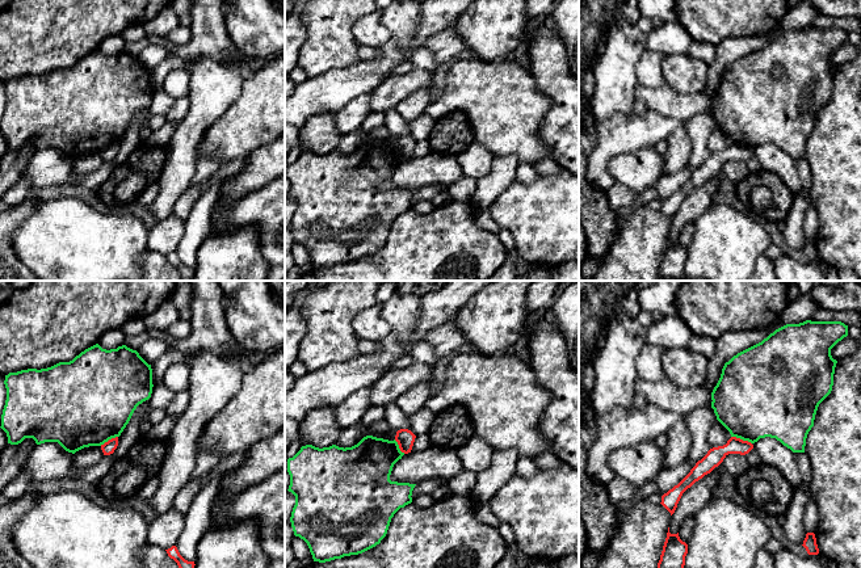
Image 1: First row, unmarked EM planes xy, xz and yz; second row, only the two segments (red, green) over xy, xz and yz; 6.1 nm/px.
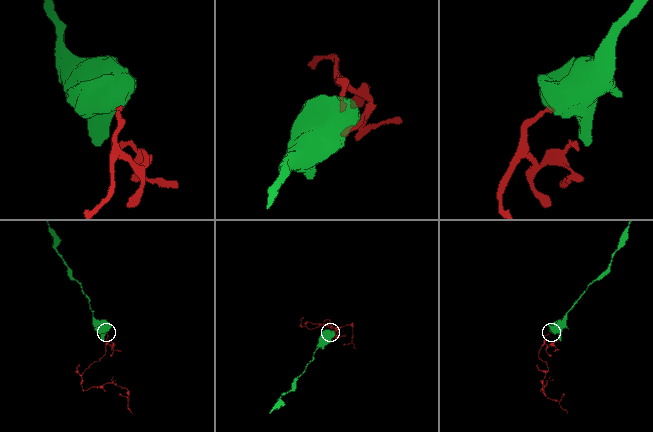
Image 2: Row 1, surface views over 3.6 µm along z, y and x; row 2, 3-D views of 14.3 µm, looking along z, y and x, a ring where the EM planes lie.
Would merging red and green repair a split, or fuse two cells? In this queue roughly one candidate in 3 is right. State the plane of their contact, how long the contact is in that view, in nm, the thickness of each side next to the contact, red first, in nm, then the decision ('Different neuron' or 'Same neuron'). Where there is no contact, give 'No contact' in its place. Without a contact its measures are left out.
Touches red in yz. Shared border 140 nm. Thickness 110 nm (red) against 480 nm. Different neuron

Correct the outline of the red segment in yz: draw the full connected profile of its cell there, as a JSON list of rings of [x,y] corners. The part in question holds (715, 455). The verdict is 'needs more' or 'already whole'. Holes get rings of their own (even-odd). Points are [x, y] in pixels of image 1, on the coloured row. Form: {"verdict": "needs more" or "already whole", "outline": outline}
{"verdict": "already whole", "outline": [[[731,437],[726,445],[713,447],[707,454],[696,463],[690,472],[672,489],[662,496],[662,505],[671,513],[675,513],[682,493],[690,488],[696,481],[710,474],[718,467],[728,454],[746,455],[753,449],[748,441]]]}

